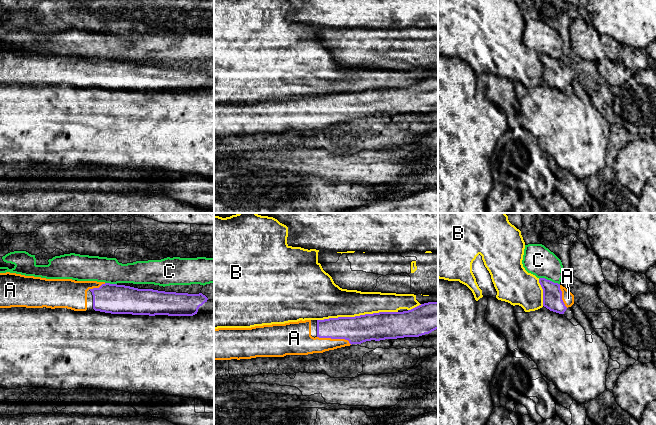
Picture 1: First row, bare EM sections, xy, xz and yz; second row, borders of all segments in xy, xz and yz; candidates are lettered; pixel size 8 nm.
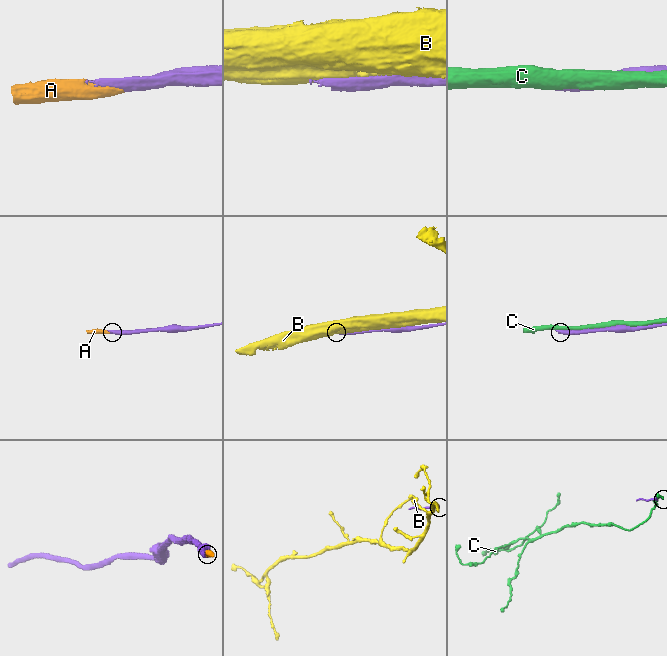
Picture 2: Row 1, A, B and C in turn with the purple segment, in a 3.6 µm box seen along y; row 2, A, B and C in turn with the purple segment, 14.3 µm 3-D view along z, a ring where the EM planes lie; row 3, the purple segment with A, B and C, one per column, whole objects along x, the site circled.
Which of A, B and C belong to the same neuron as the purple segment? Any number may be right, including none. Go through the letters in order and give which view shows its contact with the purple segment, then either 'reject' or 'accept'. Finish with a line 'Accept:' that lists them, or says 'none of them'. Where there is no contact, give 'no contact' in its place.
A: xz | accept
B: xz | reject
C: yz | reject
Accept: A

